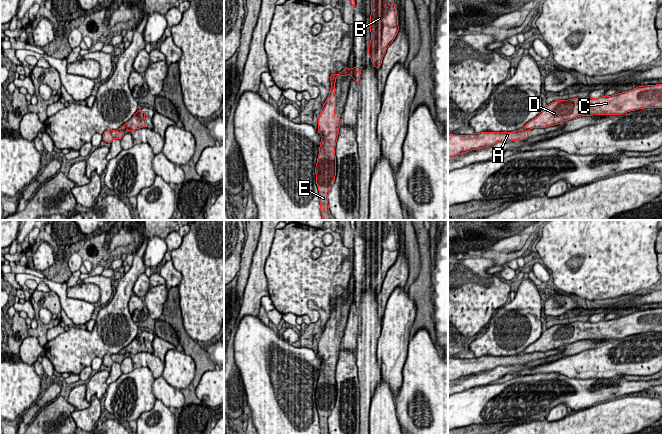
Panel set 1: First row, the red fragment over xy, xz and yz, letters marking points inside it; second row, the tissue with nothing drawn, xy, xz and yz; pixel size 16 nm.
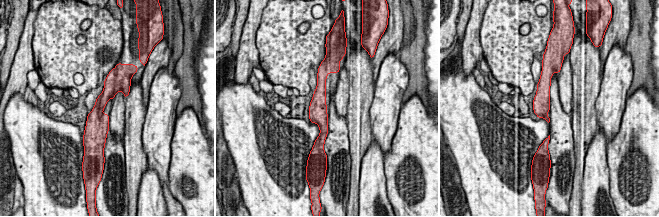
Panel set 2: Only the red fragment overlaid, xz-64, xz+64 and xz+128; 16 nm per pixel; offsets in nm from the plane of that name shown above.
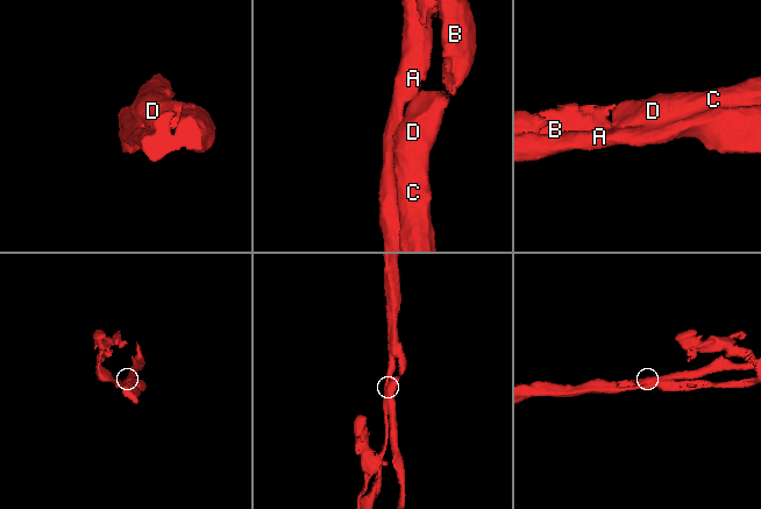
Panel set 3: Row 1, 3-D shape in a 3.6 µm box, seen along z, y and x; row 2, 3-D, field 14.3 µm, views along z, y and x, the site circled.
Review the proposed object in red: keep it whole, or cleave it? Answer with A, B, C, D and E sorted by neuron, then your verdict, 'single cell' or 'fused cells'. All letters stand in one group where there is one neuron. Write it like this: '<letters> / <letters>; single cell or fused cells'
A E / B C D; fused cells

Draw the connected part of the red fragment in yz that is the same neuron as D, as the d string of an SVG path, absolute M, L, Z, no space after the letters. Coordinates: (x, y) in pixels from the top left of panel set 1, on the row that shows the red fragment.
M662 84L638 86L632 90L599 98L556 100L529 121L523 129L554 126L581 116L621 115L645 108L662 108Z

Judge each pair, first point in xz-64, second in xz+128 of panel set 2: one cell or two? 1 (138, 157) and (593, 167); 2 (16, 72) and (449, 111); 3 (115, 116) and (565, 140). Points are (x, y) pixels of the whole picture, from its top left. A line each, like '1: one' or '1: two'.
1: two
2: two
3: two

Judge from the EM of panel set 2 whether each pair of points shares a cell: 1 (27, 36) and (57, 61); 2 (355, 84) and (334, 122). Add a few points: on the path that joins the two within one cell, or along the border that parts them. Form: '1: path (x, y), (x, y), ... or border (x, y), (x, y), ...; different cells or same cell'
1: border (37, 16), (34, 22), (32, 39), (33, 62); different cells
2: border (345, 117), (349, 140); different cells

